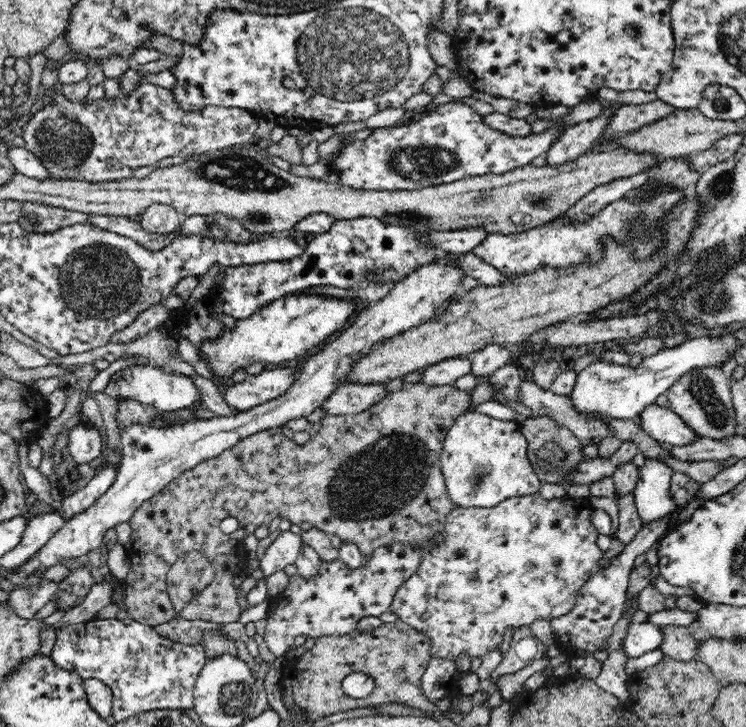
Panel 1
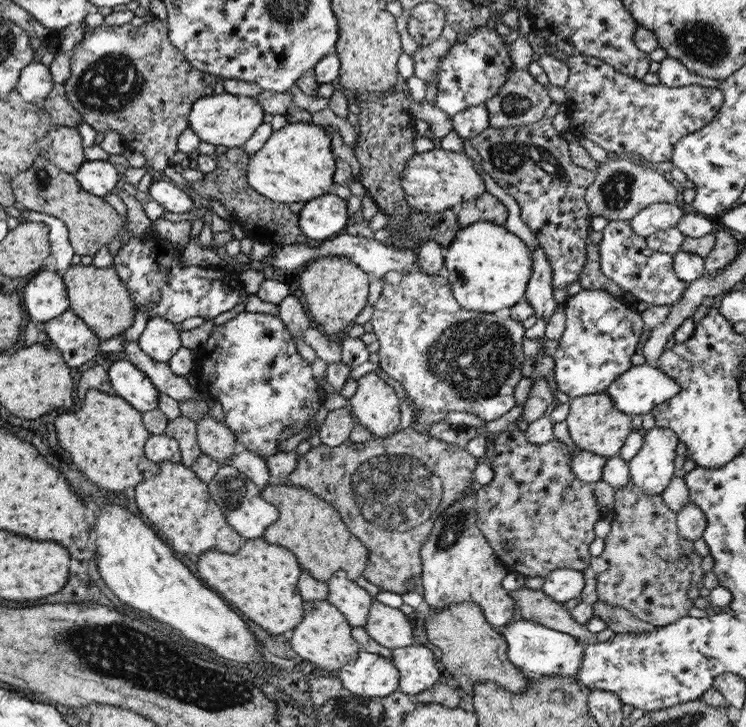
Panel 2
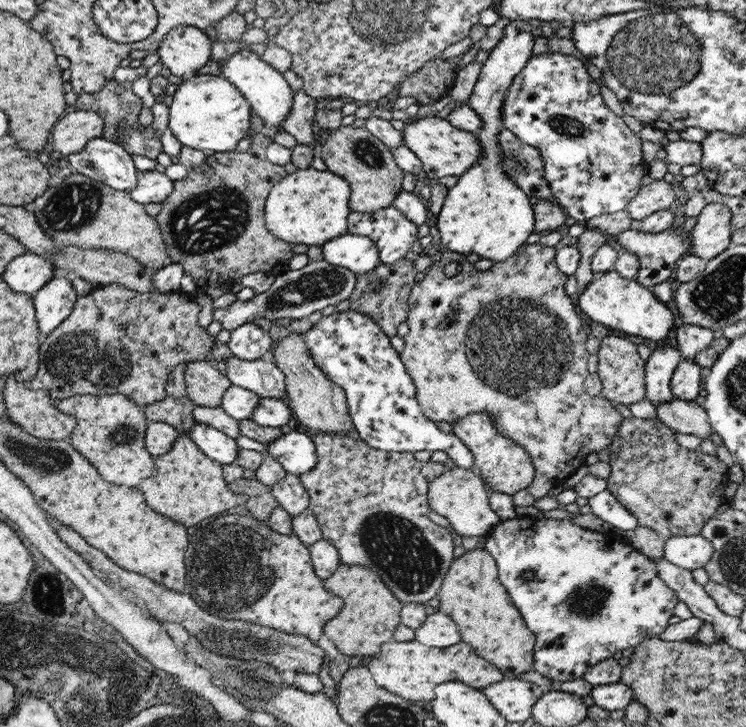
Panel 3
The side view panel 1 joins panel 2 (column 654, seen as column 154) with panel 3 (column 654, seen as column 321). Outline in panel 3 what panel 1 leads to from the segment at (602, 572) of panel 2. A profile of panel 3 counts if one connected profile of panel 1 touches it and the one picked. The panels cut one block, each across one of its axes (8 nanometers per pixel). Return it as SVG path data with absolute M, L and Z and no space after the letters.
M658 418L622 419L607 448L609 476L606 489L628 510L637 524L655 531L661 540L674 536L699 535L703 525L723 503L727 469L717 457L685 449L674 439L675 432Z

